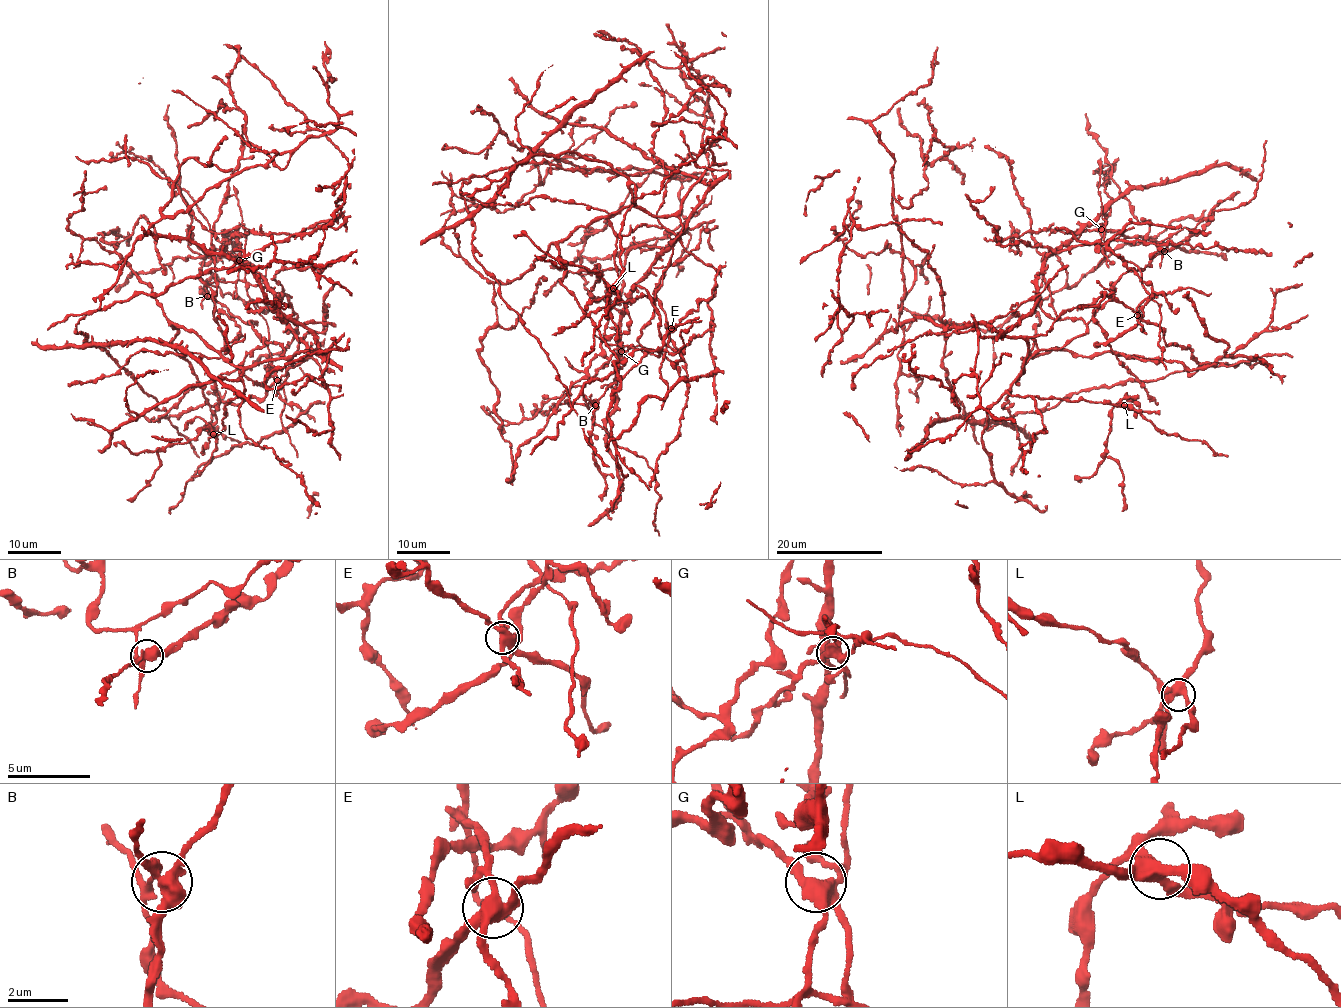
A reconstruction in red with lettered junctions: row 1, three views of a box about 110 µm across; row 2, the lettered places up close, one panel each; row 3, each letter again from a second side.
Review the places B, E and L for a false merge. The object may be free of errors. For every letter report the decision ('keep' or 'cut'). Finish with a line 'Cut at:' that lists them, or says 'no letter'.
B: keep
E: cut
L: keep
Cut at: E

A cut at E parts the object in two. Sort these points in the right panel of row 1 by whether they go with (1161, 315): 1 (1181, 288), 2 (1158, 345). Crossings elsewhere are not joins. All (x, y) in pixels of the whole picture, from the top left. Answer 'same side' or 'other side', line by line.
1: same side
2: same side

